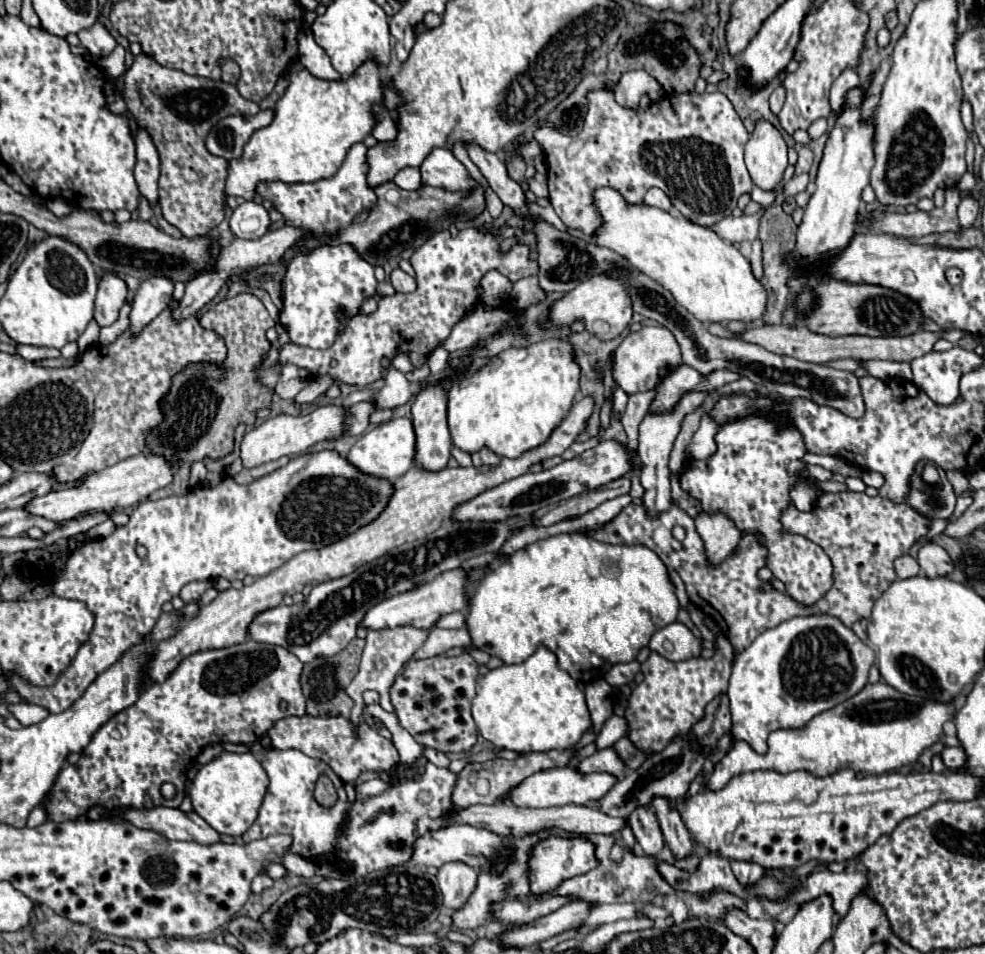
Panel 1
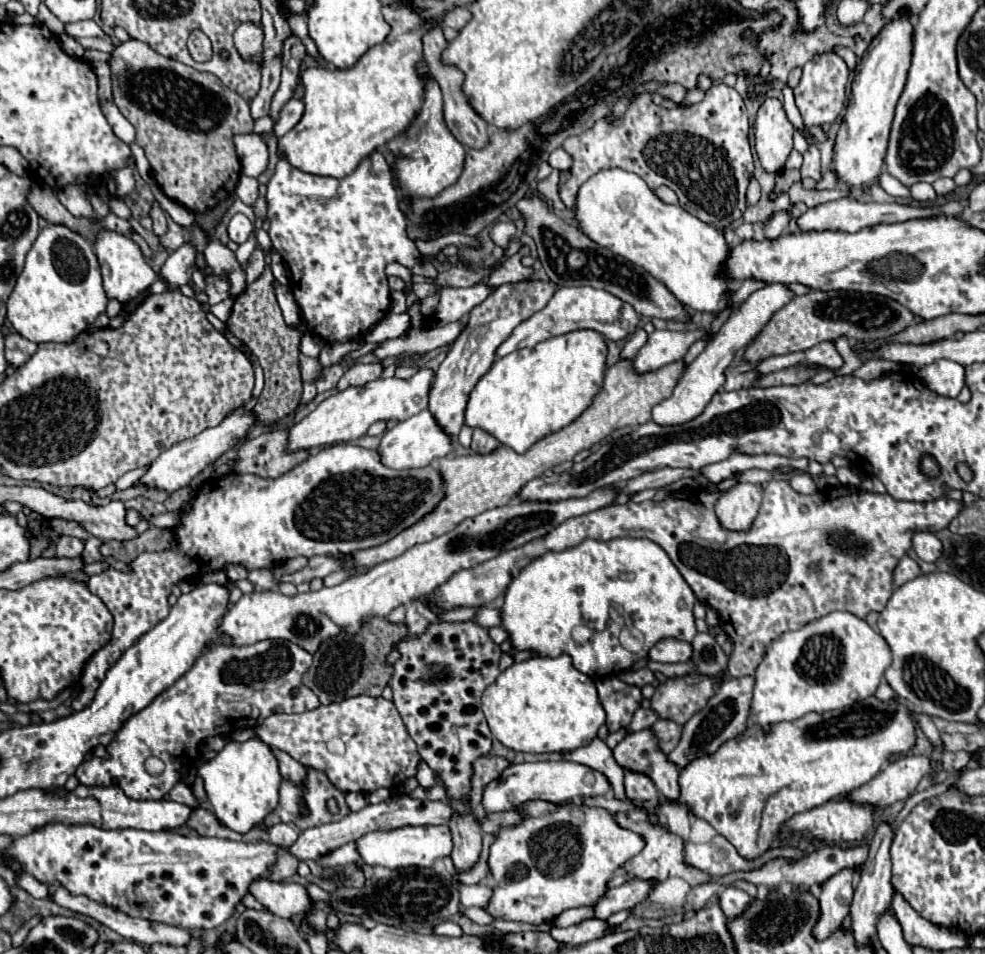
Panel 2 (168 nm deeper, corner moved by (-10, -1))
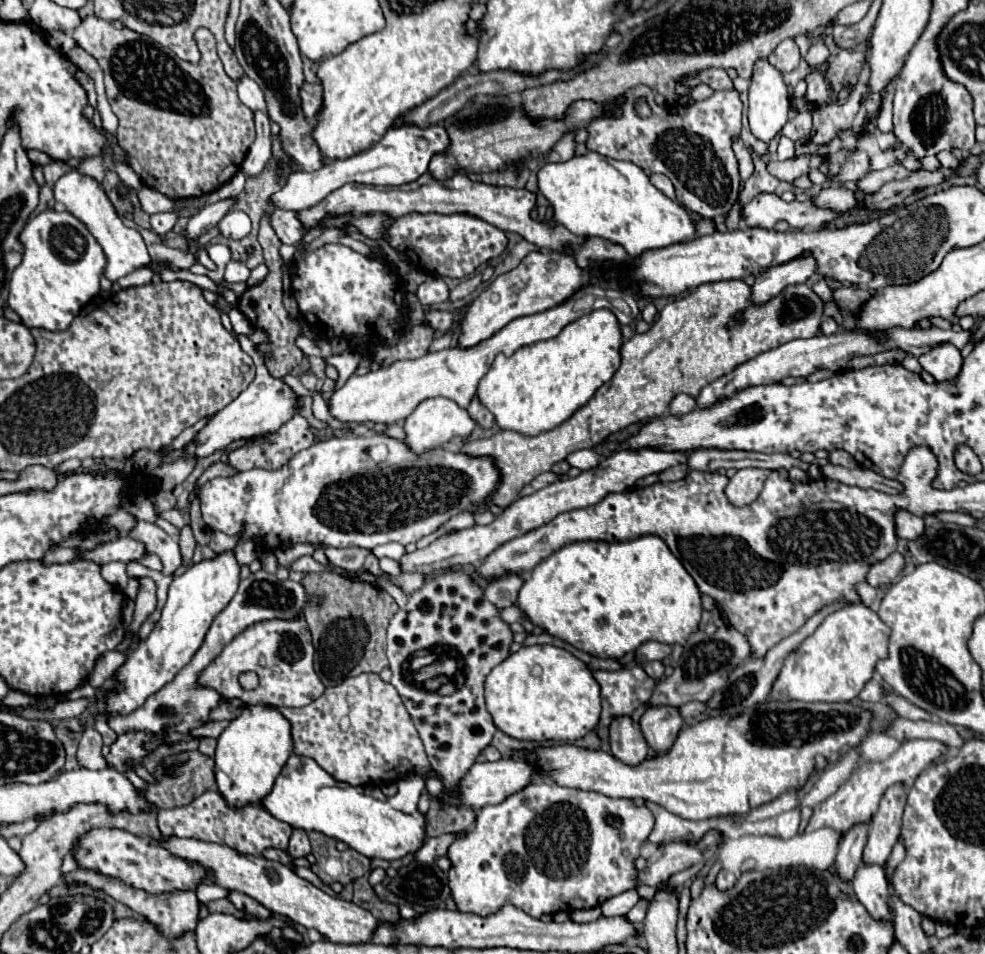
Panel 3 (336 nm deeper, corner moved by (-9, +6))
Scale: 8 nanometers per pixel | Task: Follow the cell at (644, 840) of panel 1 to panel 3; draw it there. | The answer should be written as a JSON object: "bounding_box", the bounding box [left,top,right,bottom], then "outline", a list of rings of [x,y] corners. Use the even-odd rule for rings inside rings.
{"bounding_box":[610,717,648,767],"outline":[[[618,717],[610,725],[610,753],[628,767],[638,767],[648,757],[646,741],[638,723],[630,717]]]}

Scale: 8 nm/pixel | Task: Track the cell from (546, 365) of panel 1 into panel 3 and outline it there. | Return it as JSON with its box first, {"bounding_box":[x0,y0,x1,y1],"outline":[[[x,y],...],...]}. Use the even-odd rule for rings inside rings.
{"bounding_box":[476,309,622,437],"outline":[[[602,309],[592,311],[566,325],[554,339],[524,345],[510,357],[506,357],[504,353],[496,355],[492,367],[478,385],[476,397],[496,417],[496,425],[500,429],[510,429],[528,437],[538,435],[542,431],[550,431],[560,423],[564,423],[576,409],[584,407],[598,391],[598,387],[602,387],[616,373],[620,365],[620,345],[622,345],[622,335],[614,315]]]}

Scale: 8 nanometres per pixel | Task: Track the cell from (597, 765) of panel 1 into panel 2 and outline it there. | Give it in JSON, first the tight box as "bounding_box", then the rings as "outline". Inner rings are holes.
{"bounding_box":[613,728,679,798],"outline":[[[651,728],[629,734],[617,744],[613,756],[619,766],[647,774],[665,798],[679,798],[679,768],[659,750],[659,738],[655,738]]]}

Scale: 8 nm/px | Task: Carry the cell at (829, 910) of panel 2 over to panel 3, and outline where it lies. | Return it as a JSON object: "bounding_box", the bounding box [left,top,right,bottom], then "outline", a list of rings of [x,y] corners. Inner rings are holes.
{"bounding_box":[834,825,868,883],"outline":[[[868,825],[852,827],[844,835],[836,861],[834,861],[836,877],[840,883],[850,883],[854,879],[854,871],[858,869],[858,863],[862,861],[862,849],[866,845],[866,835],[868,835]]]}

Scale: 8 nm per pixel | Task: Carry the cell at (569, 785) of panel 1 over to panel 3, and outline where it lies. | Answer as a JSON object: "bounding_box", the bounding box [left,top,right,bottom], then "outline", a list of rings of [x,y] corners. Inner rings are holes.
{"bounding_box":[444,759,538,811],"outline":[[[500,759],[500,761],[494,761],[494,763],[474,763],[474,767],[462,779],[462,785],[460,785],[462,797],[452,799],[452,797],[444,795],[444,801],[448,805],[468,805],[476,811],[480,811],[486,805],[498,805],[506,797],[510,797],[510,795],[522,791],[526,785],[530,785],[536,769],[538,769],[538,765],[530,759]]]}

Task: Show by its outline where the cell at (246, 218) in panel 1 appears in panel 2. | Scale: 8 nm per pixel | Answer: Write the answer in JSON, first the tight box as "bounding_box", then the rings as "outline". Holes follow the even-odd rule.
{"bounding_box":[227,214,253,244],"outline":[[[235,214],[227,226],[227,232],[229,232],[229,238],[235,242],[235,244],[243,244],[247,242],[247,238],[251,236],[253,232],[253,224],[247,216],[243,214]]]}

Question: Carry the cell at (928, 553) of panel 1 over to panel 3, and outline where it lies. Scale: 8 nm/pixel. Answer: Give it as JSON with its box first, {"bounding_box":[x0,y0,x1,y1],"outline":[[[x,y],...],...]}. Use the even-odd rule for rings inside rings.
{"bounding_box":[896,511,924,541],"outline":[[[898,511],[896,513],[896,533],[902,539],[916,541],[924,537],[924,521],[908,511]]]}

